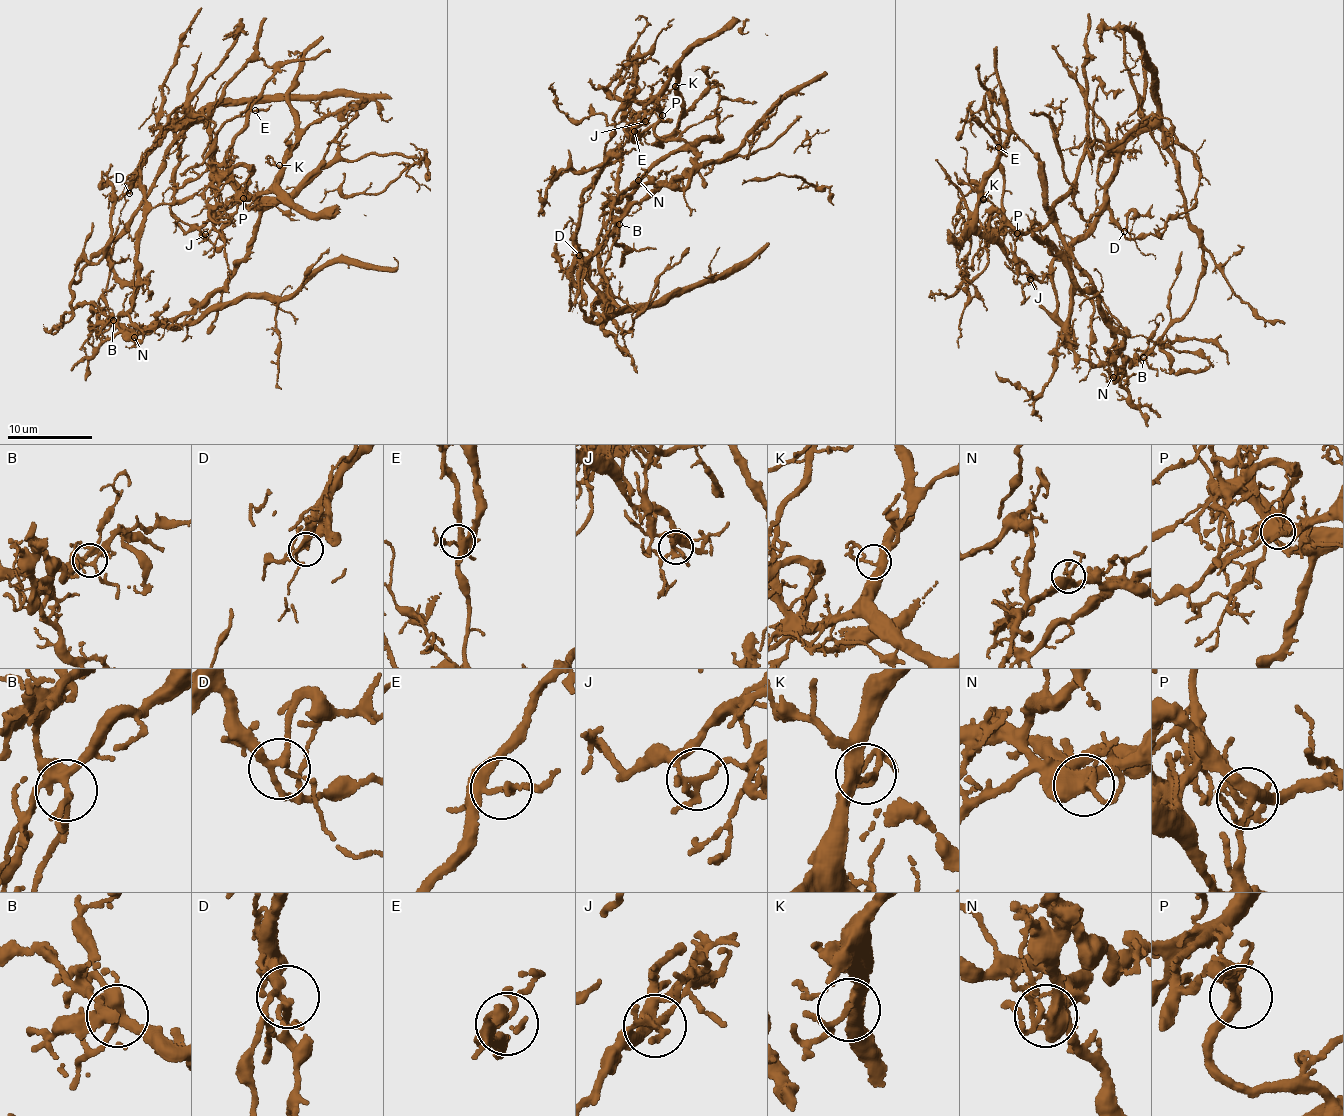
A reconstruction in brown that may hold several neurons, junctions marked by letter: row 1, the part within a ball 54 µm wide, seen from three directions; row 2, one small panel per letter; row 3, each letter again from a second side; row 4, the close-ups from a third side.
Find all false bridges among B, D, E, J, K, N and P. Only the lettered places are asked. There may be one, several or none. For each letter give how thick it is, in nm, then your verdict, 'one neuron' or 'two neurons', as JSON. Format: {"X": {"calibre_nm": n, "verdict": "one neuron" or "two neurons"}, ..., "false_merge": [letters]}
{"B": {"calibre_nm": 280, "verdict": "one neuron"}, "D": {"calibre_nm": 190, "verdict": "one neuron"}, "E": {"calibre_nm": 200, "verdict": "one neuron"}, "J": {"calibre_nm": 180, "verdict": "two neurons"}, "K": {"calibre_nm": 240, "verdict": "one neuron"}, "N": {"calibre_nm": 360, "verdict": "one neuron"}, "P": {"calibre_nm": 280, "verdict": "one neuron"}, "false_merge": ["J"]}

